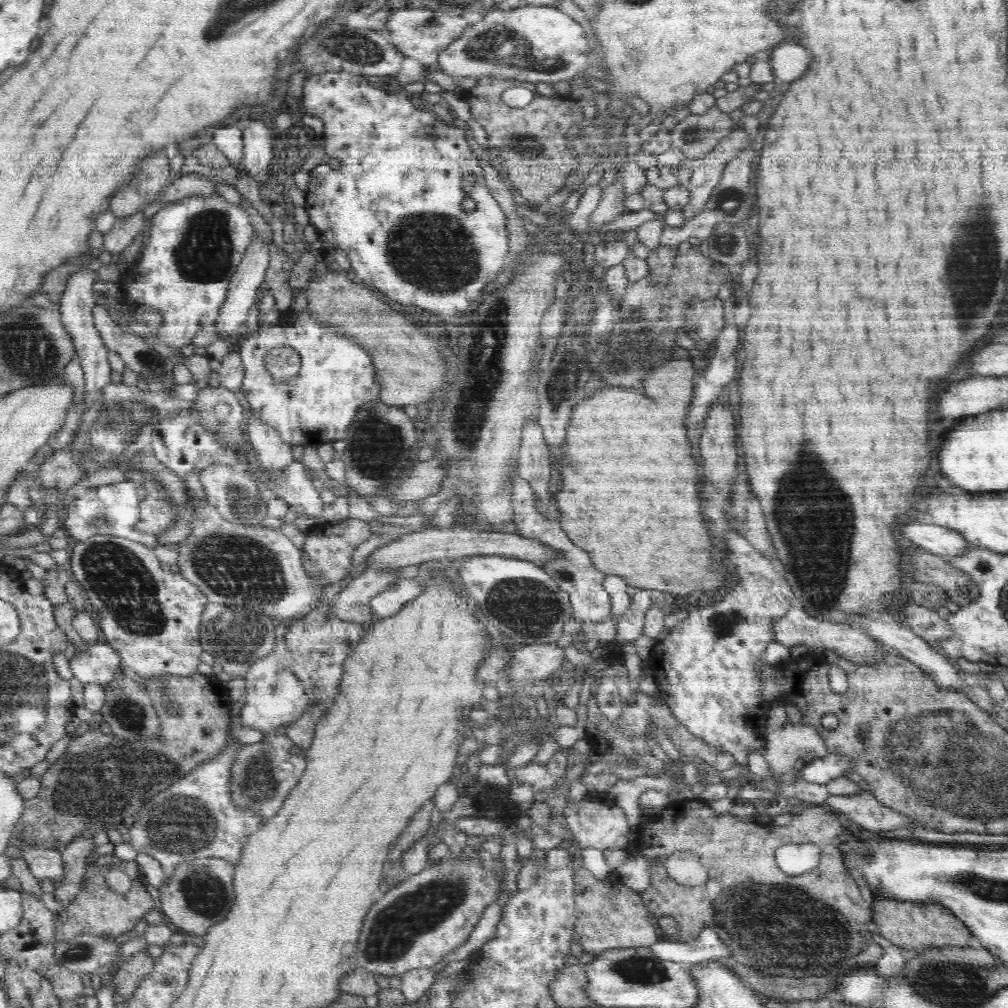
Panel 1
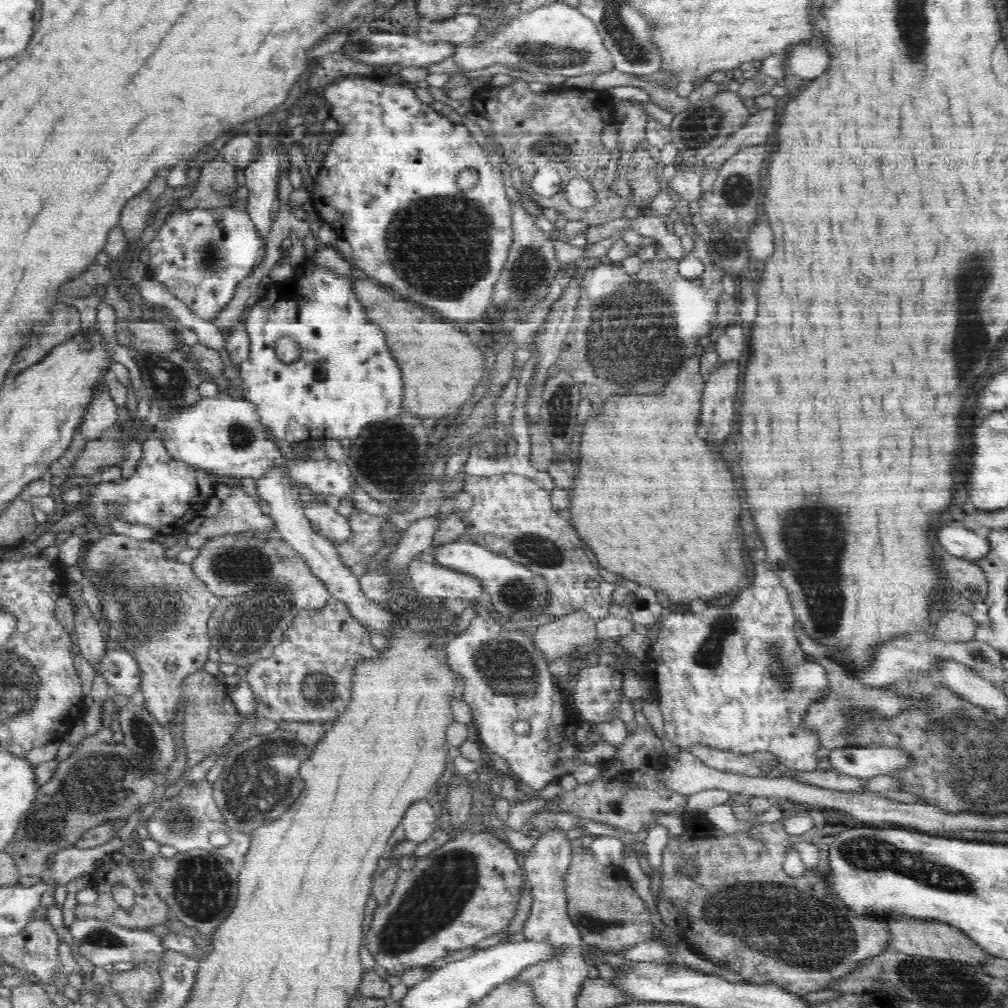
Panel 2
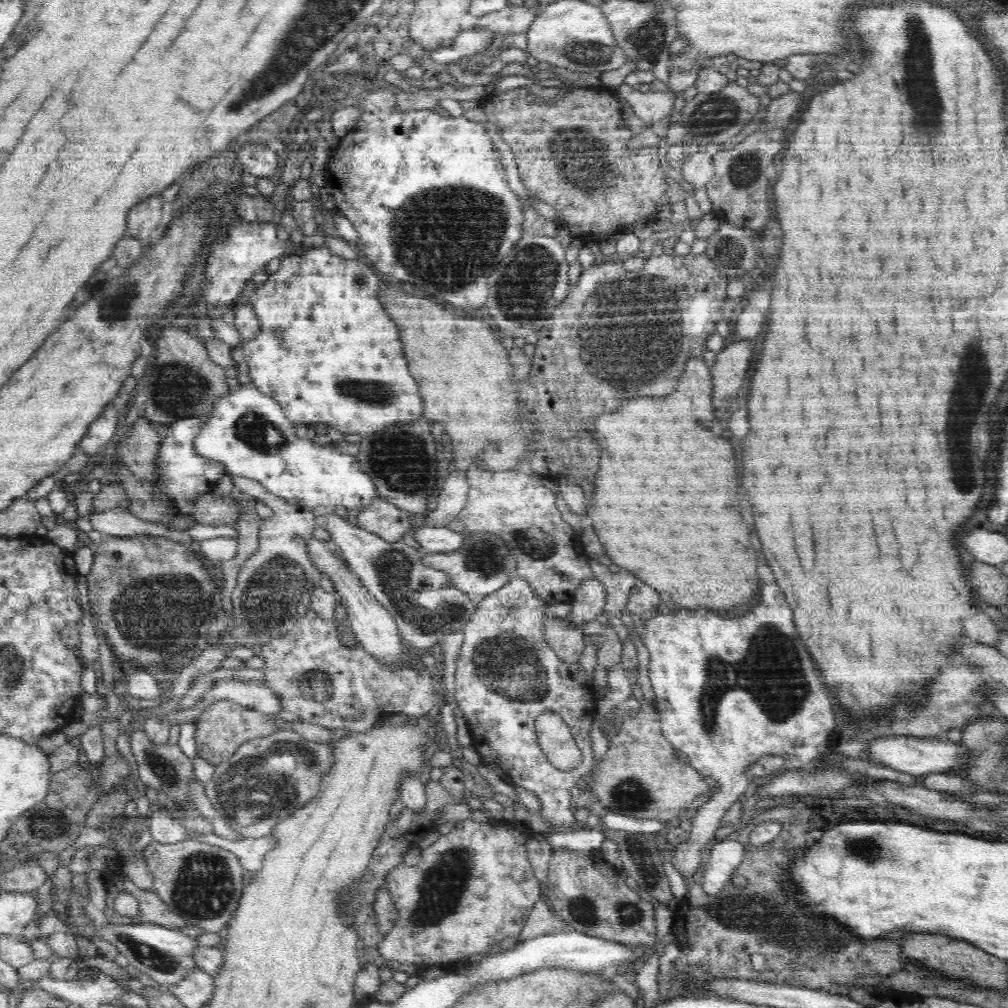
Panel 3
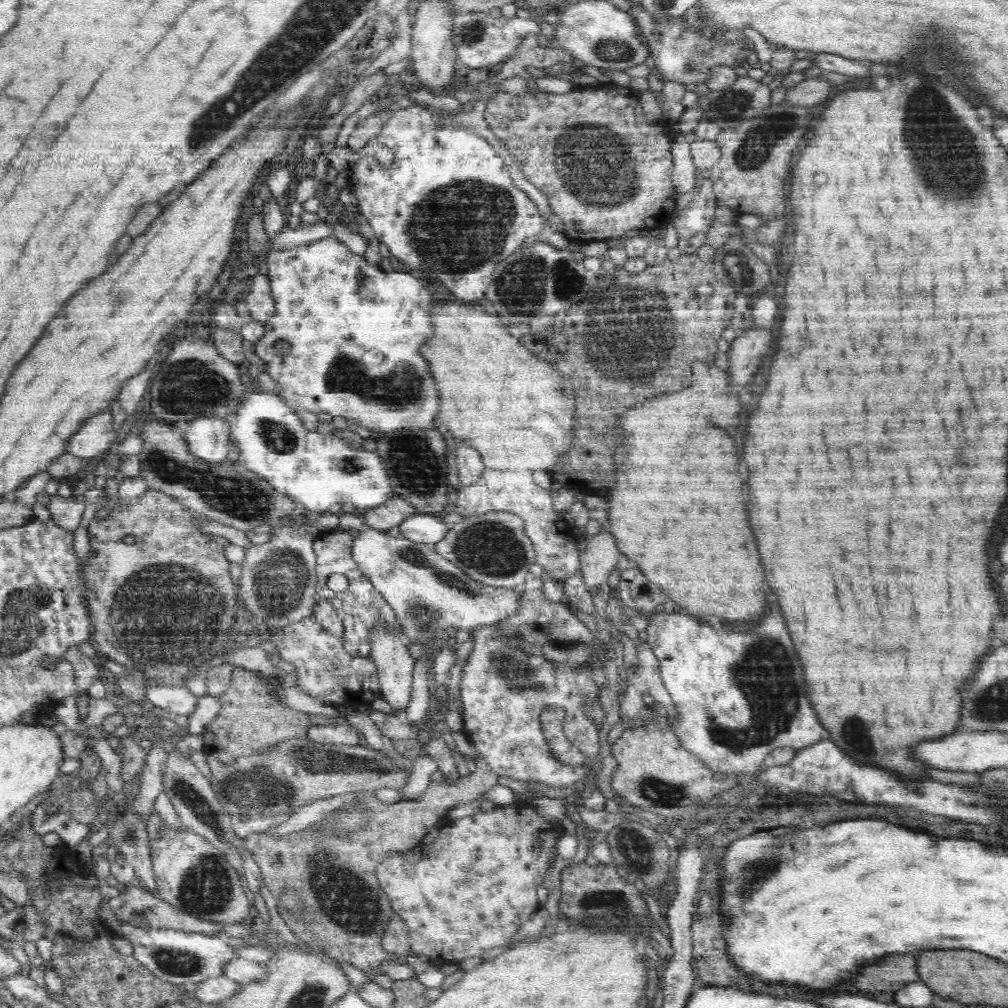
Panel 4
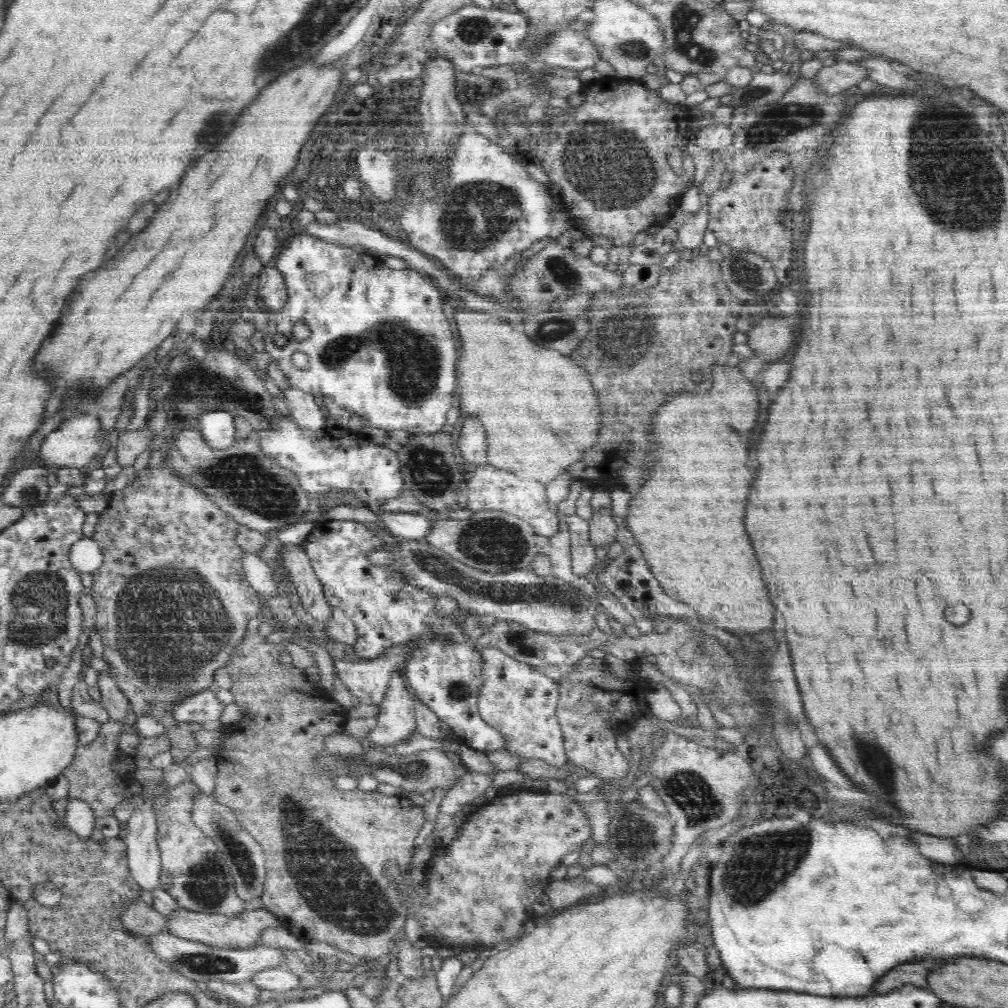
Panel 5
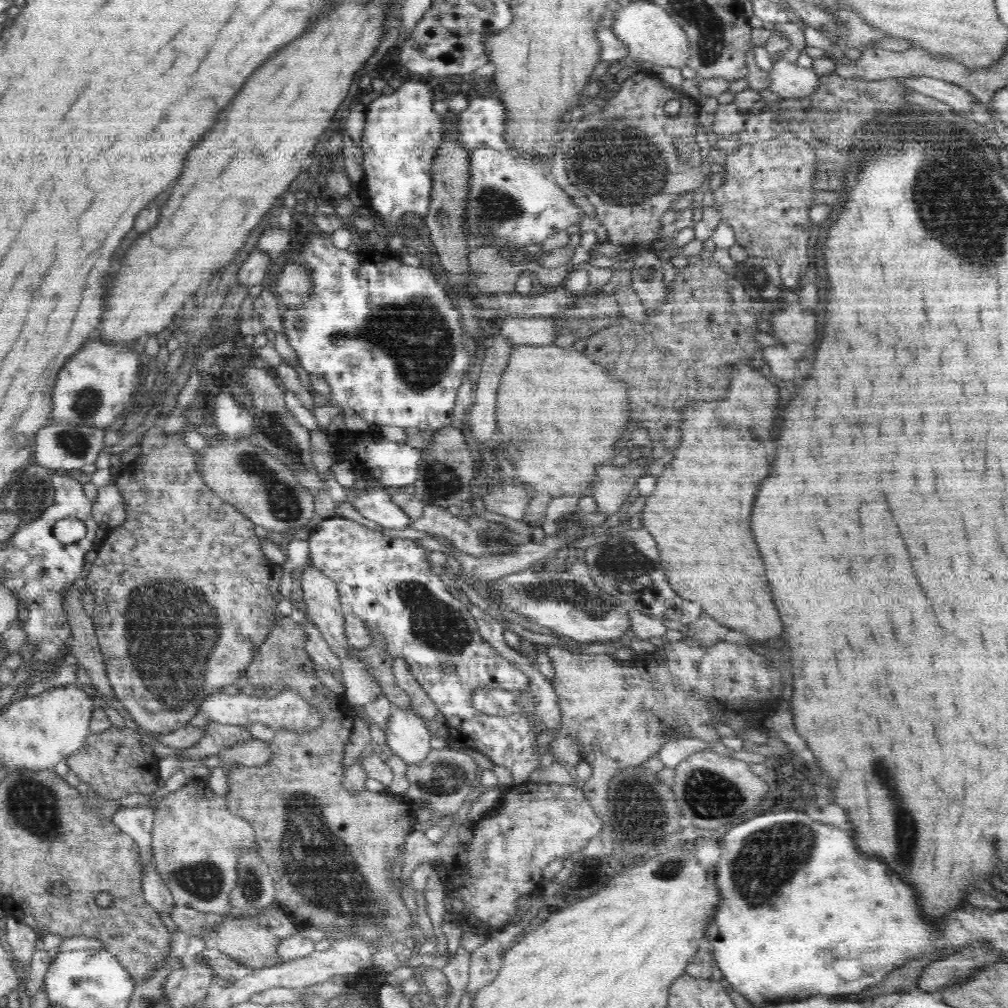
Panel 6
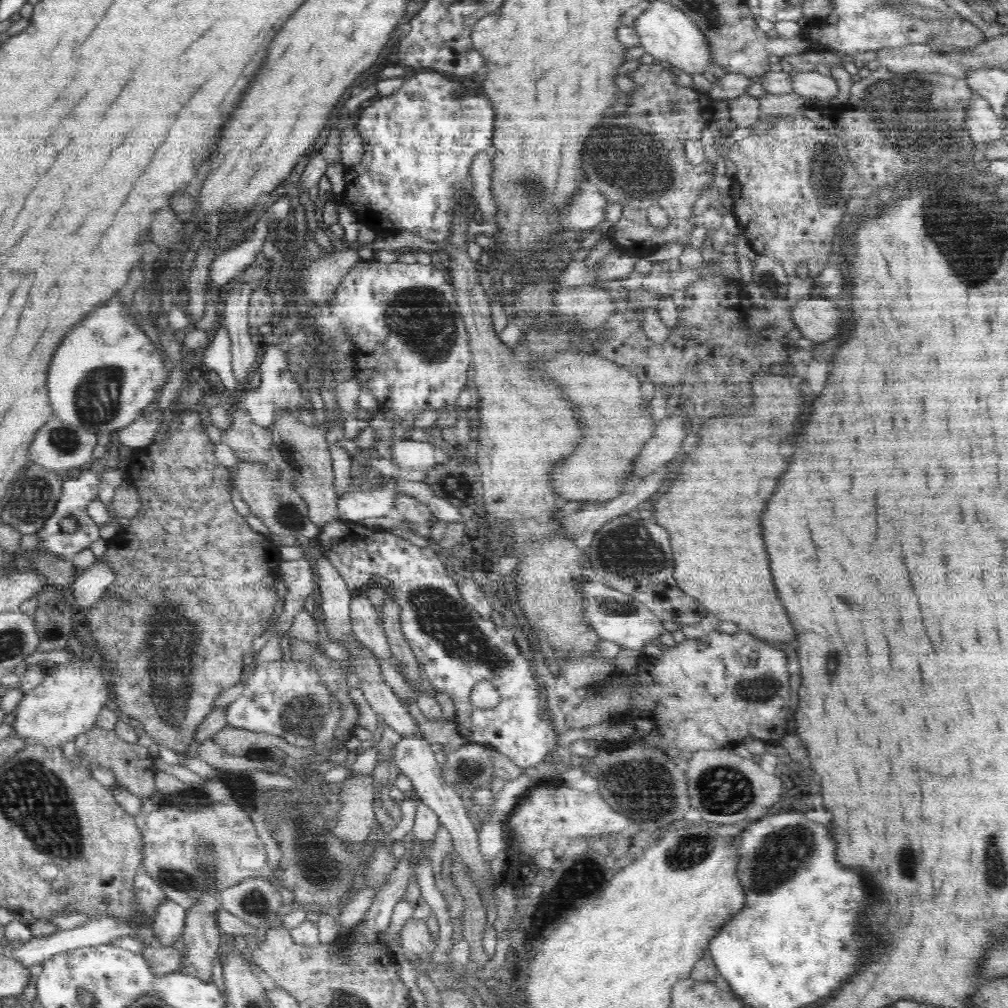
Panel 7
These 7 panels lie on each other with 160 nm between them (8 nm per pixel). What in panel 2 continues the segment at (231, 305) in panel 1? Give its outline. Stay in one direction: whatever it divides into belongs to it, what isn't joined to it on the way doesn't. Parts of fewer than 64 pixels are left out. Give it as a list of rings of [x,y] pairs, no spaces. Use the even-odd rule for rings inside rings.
[[[261,138],[260,145],[259,155],[243,168],[249,192],[245,209],[260,233],[267,238],[278,203],[278,154],[268,145],[264,146]]]

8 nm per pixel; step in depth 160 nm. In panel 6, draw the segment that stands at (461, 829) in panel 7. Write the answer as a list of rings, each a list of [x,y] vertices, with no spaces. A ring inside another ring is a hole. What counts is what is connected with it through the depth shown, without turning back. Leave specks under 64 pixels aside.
[[[398,709],[389,716],[386,742],[406,764],[416,764],[430,752],[430,731],[424,720],[410,709]]]

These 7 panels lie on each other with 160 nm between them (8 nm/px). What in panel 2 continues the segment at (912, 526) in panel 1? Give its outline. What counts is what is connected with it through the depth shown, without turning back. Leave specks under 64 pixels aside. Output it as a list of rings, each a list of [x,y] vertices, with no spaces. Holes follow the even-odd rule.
[[[956,524],[942,526],[936,532],[936,538],[940,538],[940,546],[948,554],[973,562],[986,557],[990,550],[987,538],[980,537],[976,532]]]

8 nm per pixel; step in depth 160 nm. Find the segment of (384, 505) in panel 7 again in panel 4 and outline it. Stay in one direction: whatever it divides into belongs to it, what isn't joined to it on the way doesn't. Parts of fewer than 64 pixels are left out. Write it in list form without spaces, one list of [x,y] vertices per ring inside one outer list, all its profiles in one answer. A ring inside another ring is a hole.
[[[415,512],[400,522],[398,527],[400,533],[412,542],[436,544],[448,534],[448,526],[440,515]]]

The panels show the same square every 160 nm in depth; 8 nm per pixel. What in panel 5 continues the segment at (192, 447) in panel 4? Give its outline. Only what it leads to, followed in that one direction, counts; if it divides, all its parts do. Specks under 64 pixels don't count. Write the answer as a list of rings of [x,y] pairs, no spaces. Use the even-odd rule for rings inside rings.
[[[212,410],[202,414],[197,430],[212,449],[225,450],[236,441],[233,414],[224,410]]]

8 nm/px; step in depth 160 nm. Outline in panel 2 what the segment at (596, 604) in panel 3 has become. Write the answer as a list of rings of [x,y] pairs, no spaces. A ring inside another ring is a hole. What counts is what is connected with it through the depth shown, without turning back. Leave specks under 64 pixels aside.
[[[583,610],[555,617],[536,627],[536,647],[546,655],[550,666],[550,662],[573,654],[576,646],[594,643],[596,623]]]

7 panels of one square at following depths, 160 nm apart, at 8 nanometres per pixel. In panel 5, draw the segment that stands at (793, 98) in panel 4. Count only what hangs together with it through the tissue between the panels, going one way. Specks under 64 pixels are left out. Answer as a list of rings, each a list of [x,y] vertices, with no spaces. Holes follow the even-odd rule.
[[[839,61],[831,66],[822,67],[813,77],[820,94],[834,96],[856,86],[867,78],[867,70],[857,62]]]

